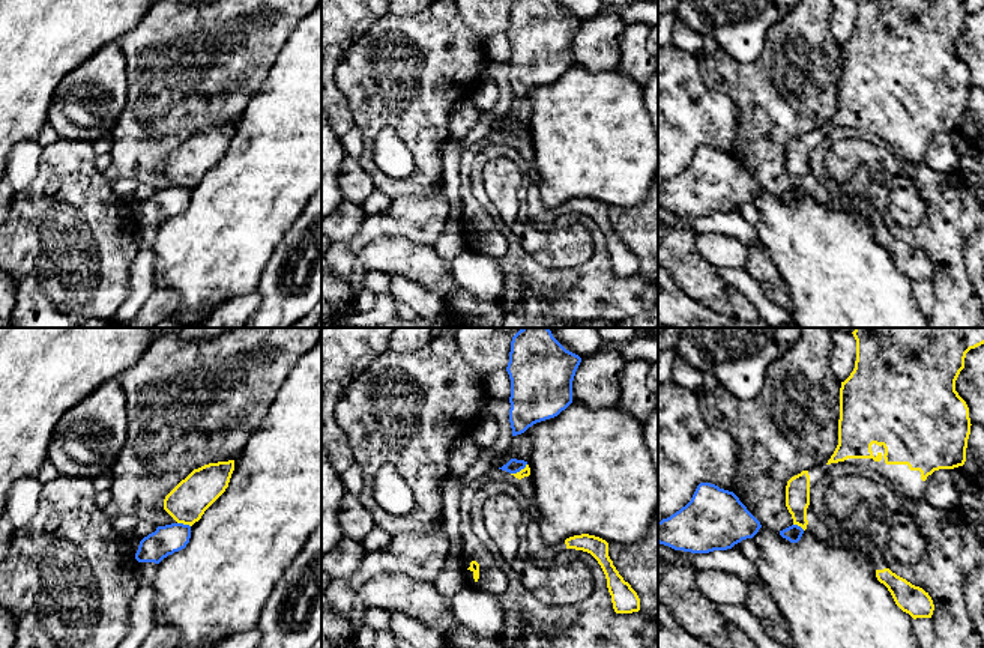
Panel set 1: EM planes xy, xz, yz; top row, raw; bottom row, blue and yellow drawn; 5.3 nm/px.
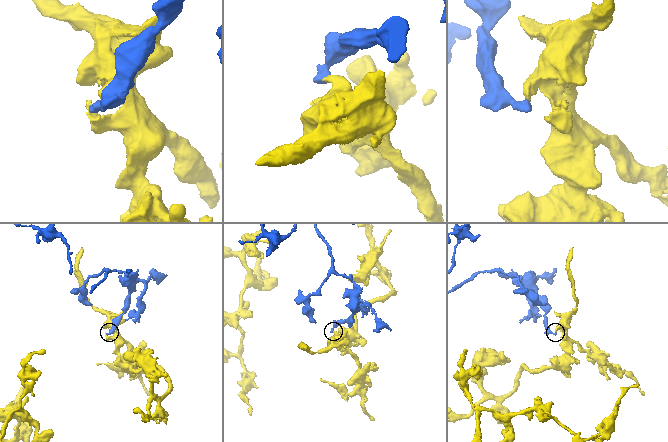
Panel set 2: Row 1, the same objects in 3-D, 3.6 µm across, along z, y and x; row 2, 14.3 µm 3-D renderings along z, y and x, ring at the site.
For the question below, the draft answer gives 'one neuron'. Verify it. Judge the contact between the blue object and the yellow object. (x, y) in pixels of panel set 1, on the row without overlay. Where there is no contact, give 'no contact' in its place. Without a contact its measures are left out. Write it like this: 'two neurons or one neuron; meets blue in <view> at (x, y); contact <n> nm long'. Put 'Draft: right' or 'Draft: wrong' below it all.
two neurons; meets blue in xz at (519, 134); contact 110 nm long
Draft: wrong

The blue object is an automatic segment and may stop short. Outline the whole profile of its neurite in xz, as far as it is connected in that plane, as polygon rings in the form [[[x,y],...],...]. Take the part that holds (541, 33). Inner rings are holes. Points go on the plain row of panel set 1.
[[[512,0],[506,30],[512,99],[557,80],[572,66],[572,44],[580,26],[581,21],[554,0]]]

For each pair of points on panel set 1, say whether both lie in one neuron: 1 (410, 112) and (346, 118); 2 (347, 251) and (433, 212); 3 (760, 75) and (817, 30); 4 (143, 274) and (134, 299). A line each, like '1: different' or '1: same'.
1: different
2: same
3: same
4: same

